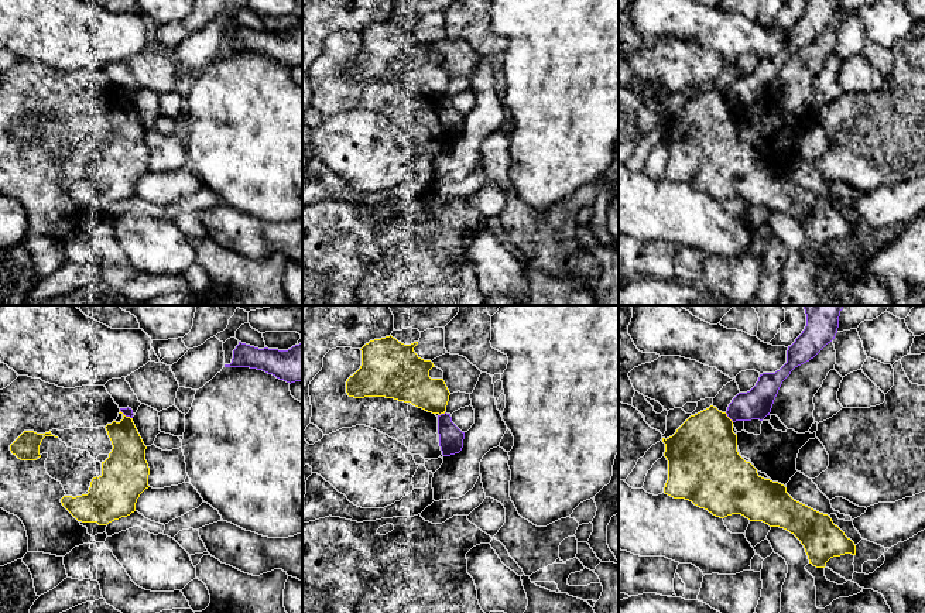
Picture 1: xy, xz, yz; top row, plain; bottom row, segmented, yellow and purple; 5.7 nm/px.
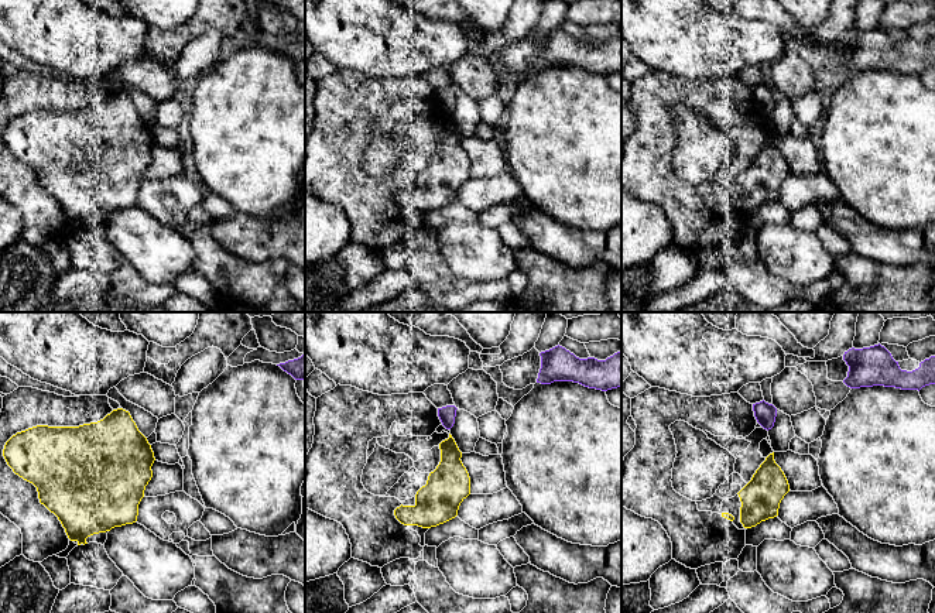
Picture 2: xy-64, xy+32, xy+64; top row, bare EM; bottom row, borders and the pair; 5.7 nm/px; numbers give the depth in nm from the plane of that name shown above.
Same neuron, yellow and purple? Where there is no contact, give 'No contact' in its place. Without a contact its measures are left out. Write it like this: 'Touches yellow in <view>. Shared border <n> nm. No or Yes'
Touches yellow in yz. Shared border 80 nm. No

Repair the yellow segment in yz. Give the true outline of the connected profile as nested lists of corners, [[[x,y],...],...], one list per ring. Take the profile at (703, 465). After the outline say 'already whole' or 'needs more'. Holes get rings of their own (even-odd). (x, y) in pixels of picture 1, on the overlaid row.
[[[710,405],[662,442],[668,460],[665,494],[689,500],[720,518],[741,514],[784,528],[801,541],[816,568],[825,568],[833,557],[856,555],[854,542],[828,514],[794,500],[784,484],[761,477],[739,455],[726,412]]]; already whole

